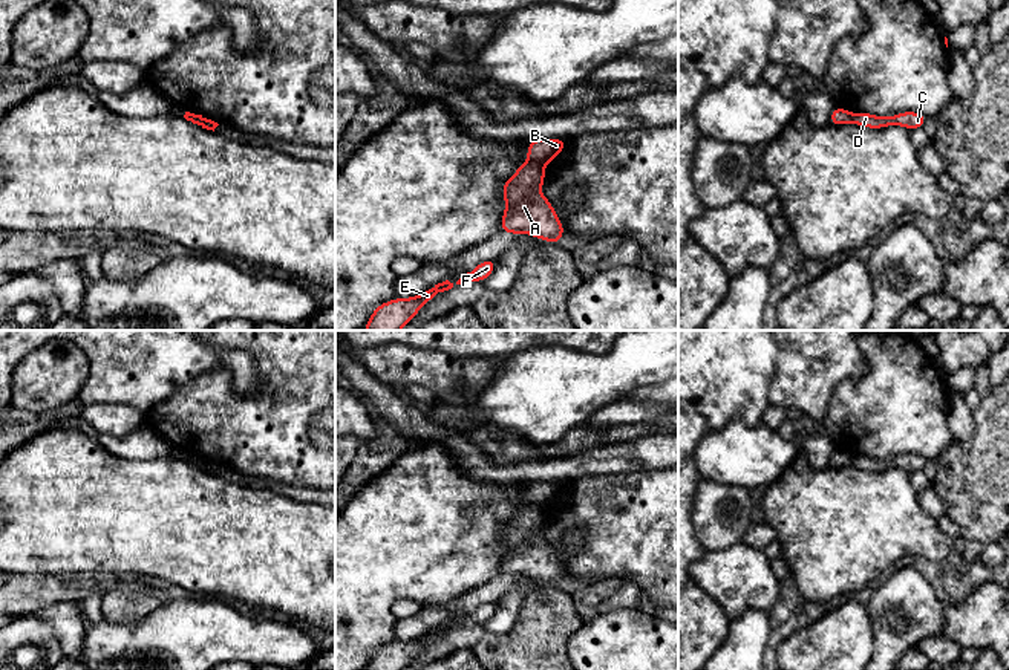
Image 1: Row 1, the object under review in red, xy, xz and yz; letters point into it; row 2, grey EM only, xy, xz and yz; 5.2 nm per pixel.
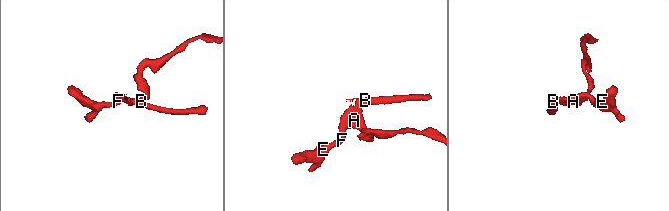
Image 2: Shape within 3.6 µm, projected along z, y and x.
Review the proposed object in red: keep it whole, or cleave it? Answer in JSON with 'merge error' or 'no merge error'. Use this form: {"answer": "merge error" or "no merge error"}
{"answer": "merge error"}

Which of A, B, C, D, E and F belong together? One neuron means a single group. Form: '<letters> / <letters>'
A C D E F / B

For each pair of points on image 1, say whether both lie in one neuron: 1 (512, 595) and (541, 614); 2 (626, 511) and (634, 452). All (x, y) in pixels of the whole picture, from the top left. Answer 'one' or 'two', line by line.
1: two
2: two

